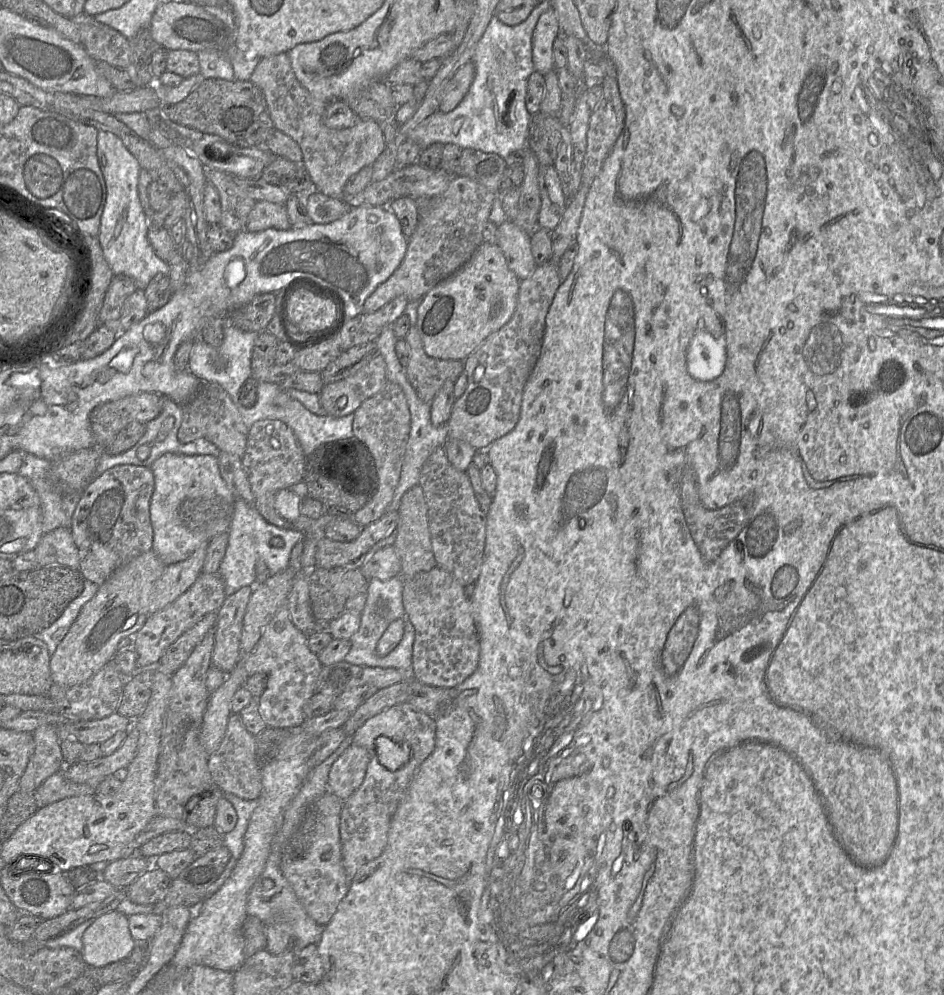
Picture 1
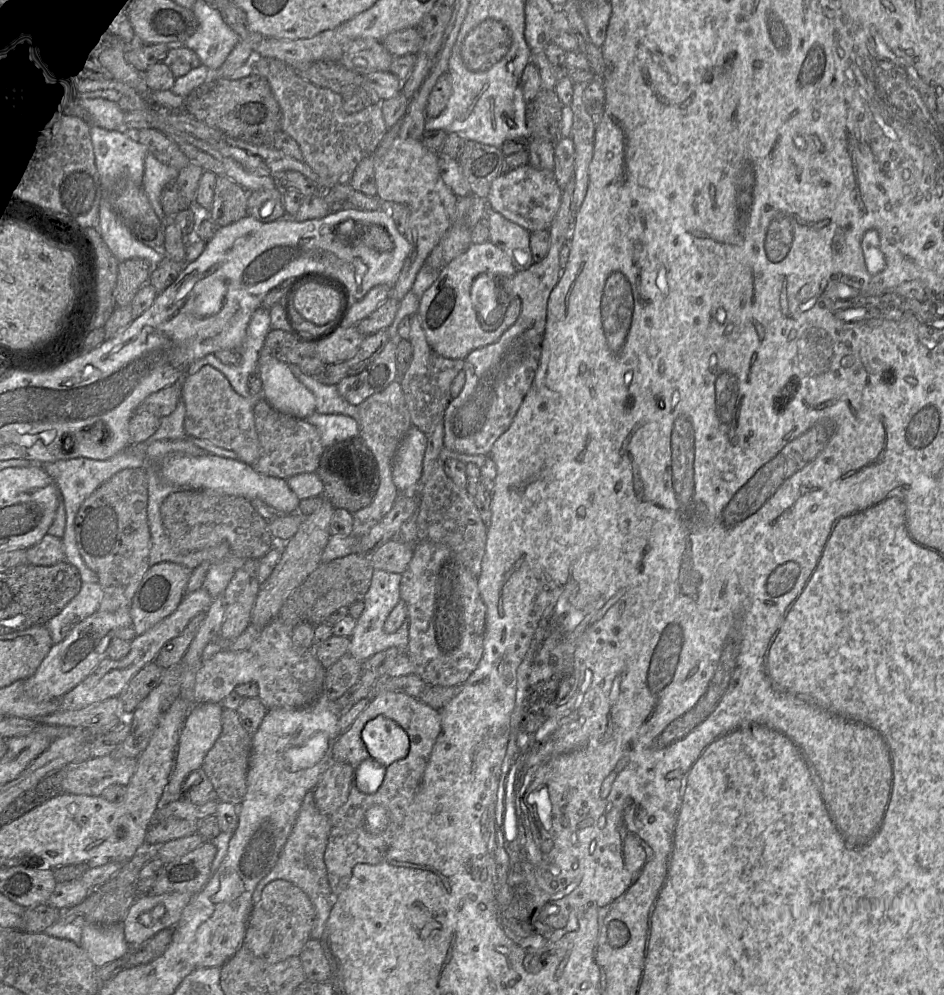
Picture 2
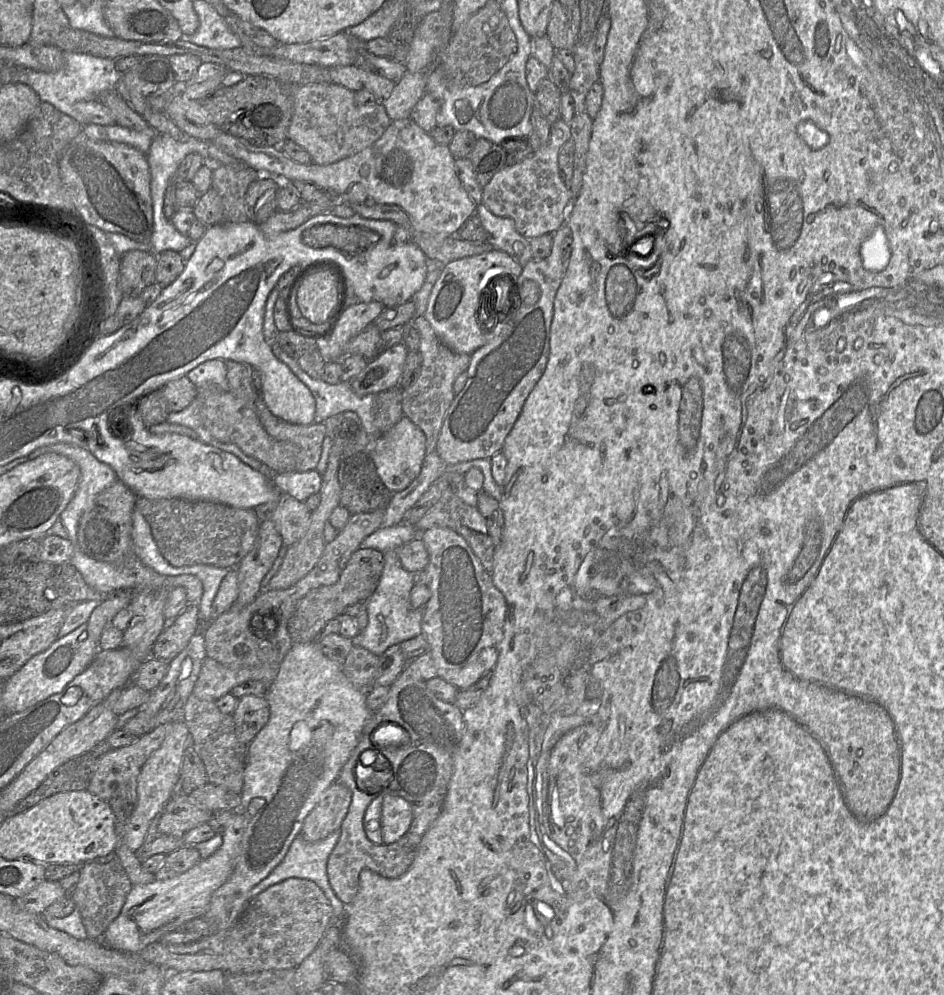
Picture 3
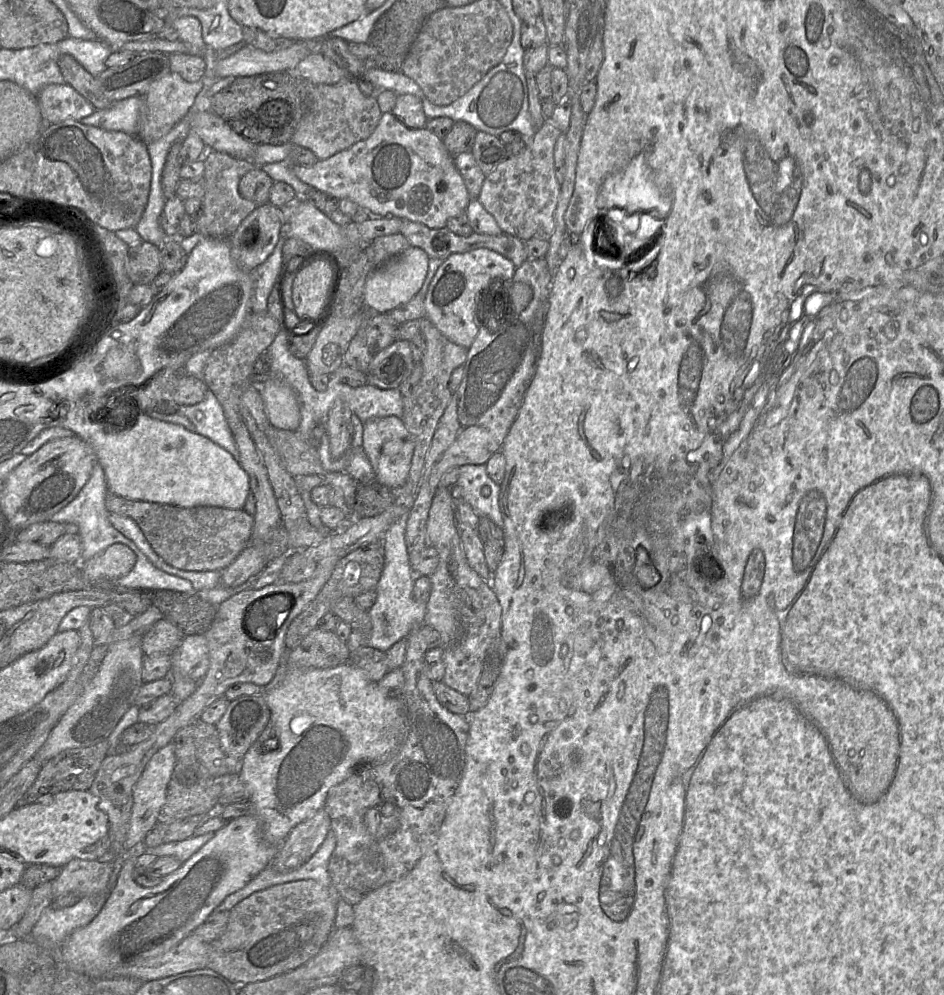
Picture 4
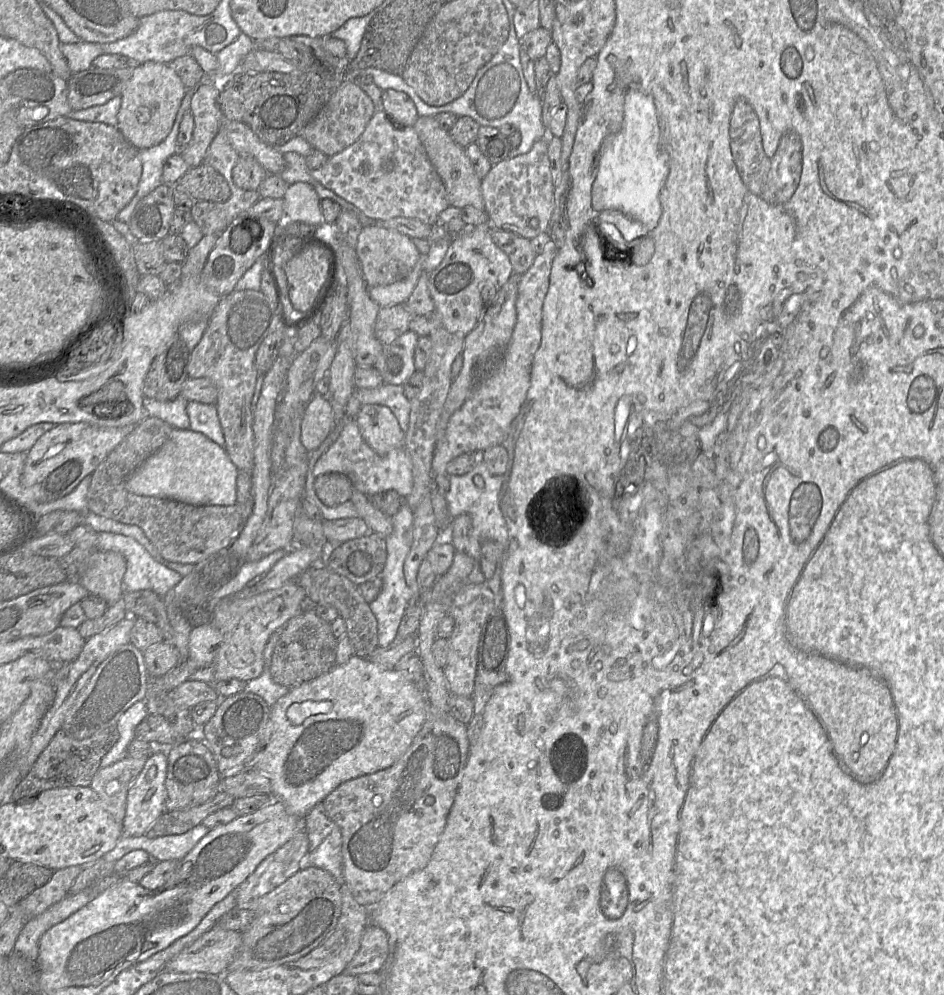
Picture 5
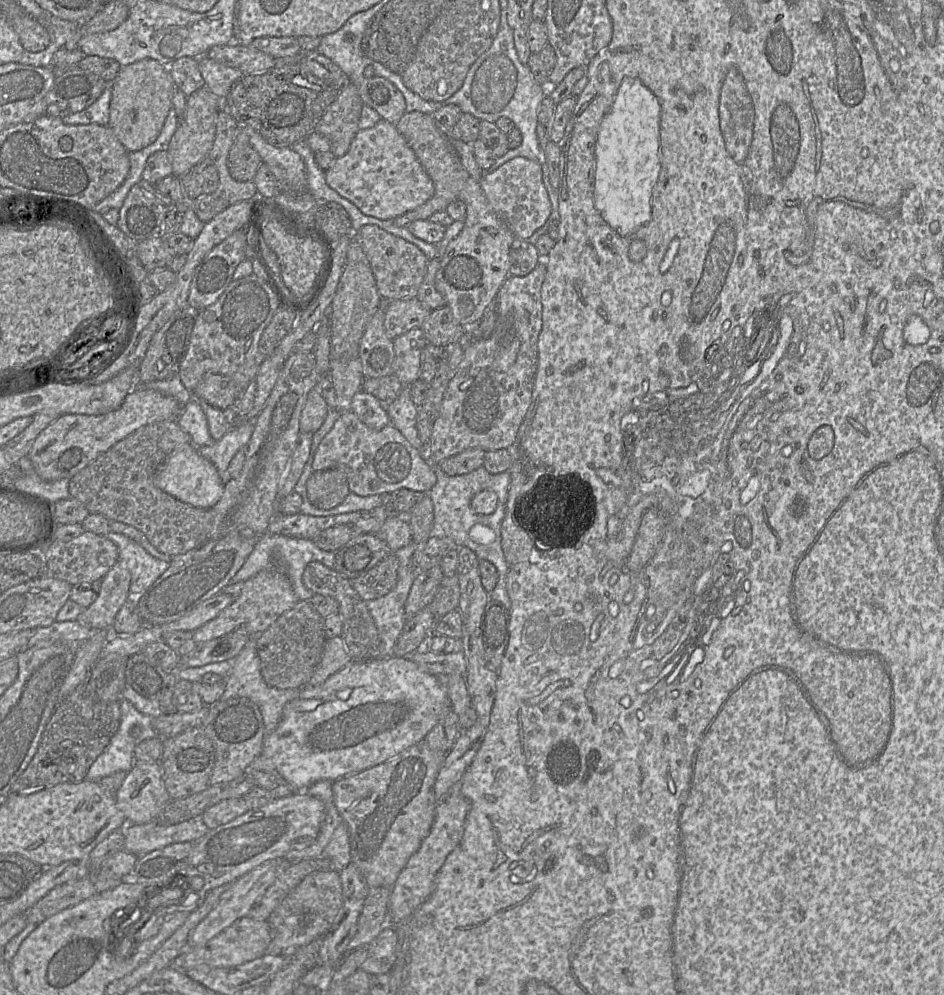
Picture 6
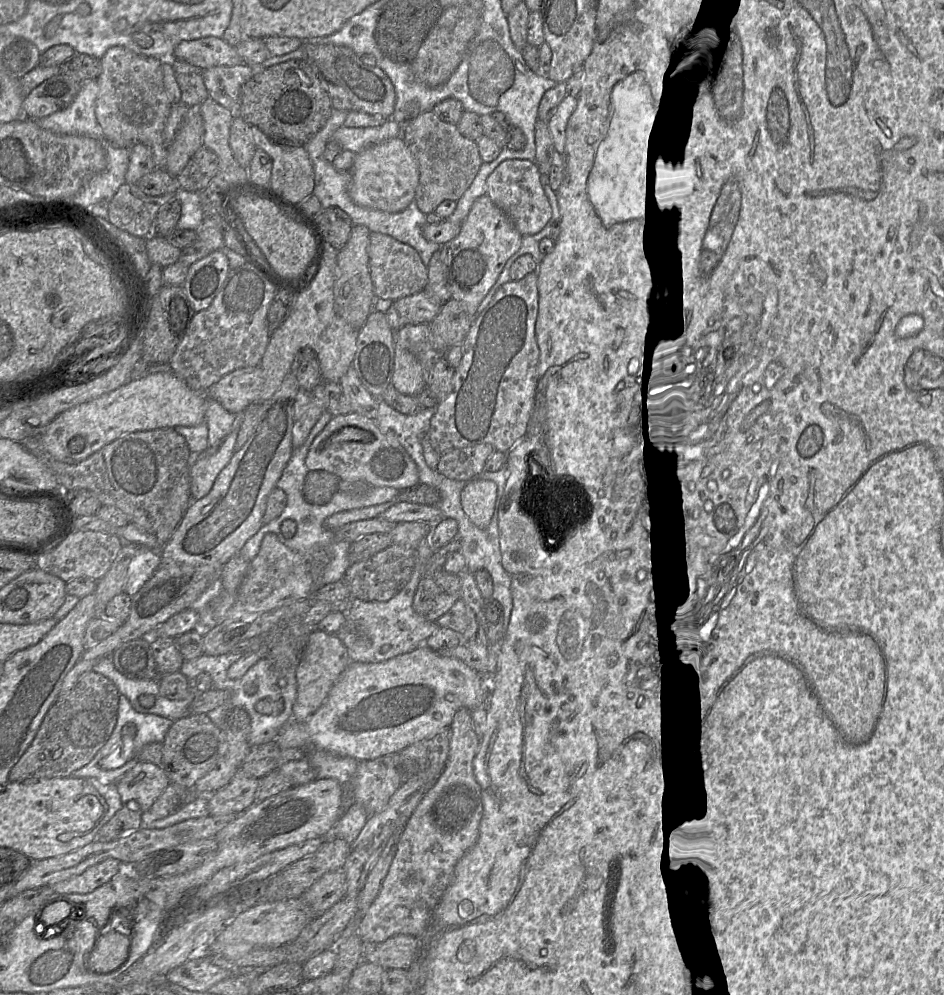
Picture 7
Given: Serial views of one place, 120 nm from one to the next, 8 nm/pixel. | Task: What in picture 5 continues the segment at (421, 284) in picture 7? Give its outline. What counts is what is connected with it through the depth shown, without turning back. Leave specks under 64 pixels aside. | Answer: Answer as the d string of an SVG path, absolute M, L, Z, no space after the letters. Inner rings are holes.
M376 225L364 226L358 236L356 253L367 286L385 286L406 278L420 258L412 238Z

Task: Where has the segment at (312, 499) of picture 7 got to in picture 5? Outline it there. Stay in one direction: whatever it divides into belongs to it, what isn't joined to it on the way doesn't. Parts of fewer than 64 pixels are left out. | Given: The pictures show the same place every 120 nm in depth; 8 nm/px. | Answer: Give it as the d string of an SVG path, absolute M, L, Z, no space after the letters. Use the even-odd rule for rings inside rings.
M326 473L315 477L315 495L327 508L335 508L348 501L353 492L349 478L340 473Z

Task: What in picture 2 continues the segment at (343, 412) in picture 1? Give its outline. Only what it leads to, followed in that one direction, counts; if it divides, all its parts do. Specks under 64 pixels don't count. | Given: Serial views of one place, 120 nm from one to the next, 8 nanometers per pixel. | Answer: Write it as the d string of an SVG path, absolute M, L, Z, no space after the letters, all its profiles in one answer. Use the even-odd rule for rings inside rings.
M389 341L378 357L364 370L342 379L336 386L350 404L358 406L398 380L397 342Z

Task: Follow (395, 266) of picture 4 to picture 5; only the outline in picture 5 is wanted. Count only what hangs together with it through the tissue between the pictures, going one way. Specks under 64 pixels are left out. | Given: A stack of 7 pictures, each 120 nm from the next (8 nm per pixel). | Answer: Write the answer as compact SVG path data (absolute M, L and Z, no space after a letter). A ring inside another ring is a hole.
M420 253L419 260L406 278L389 285L370 287L370 298L381 308L405 304L425 270L425 260L426 255Z

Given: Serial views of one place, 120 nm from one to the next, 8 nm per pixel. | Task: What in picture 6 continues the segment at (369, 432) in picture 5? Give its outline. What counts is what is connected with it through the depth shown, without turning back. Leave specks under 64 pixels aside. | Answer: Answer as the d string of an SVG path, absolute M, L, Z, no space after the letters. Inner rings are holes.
M361 389L352 399L351 411L369 428L381 430L391 424L384 404L372 394Z

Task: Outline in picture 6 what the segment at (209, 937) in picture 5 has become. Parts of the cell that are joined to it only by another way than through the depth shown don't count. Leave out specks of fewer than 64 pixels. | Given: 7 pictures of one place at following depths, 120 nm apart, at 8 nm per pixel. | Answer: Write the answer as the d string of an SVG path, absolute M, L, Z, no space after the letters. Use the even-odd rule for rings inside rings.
M244 916L234 924L210 939L205 945L186 949L174 961L174 967L181 970L207 964L212 967L235 967L266 954L272 934L267 920L255 920Z

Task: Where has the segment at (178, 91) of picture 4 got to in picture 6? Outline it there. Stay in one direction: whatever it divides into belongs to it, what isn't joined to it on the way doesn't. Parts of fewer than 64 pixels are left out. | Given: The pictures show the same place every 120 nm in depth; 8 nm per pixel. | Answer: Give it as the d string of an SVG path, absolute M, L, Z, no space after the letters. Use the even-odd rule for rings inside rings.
M143 59L122 67L111 85L108 127L128 152L139 151L159 136L175 89L167 67L154 59Z

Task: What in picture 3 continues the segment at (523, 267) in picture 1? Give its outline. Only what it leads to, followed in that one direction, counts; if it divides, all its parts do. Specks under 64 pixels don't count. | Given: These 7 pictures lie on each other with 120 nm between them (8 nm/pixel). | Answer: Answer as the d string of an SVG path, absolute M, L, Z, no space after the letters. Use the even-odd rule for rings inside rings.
M482 203L477 204L474 215L480 219L494 249L507 253L522 266L533 259L530 240L515 229L513 220L494 215Z

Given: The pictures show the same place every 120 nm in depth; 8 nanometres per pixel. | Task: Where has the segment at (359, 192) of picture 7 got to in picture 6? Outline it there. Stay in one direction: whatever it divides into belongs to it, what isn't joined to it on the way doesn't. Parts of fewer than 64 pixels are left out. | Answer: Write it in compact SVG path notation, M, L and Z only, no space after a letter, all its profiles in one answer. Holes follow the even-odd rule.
M383 119L371 128L357 132L347 153L334 159L332 165L325 170L325 180L329 187L352 202L363 214L381 220L393 220L424 204L435 193L432 180L406 139L394 124Z

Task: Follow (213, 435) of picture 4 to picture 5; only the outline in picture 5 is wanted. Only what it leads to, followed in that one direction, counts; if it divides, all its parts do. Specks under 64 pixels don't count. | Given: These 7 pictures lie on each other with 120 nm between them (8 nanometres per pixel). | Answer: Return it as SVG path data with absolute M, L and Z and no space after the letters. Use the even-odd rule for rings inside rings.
M188 401L186 410L190 420L190 430L202 433L219 446L225 447L216 404Z

